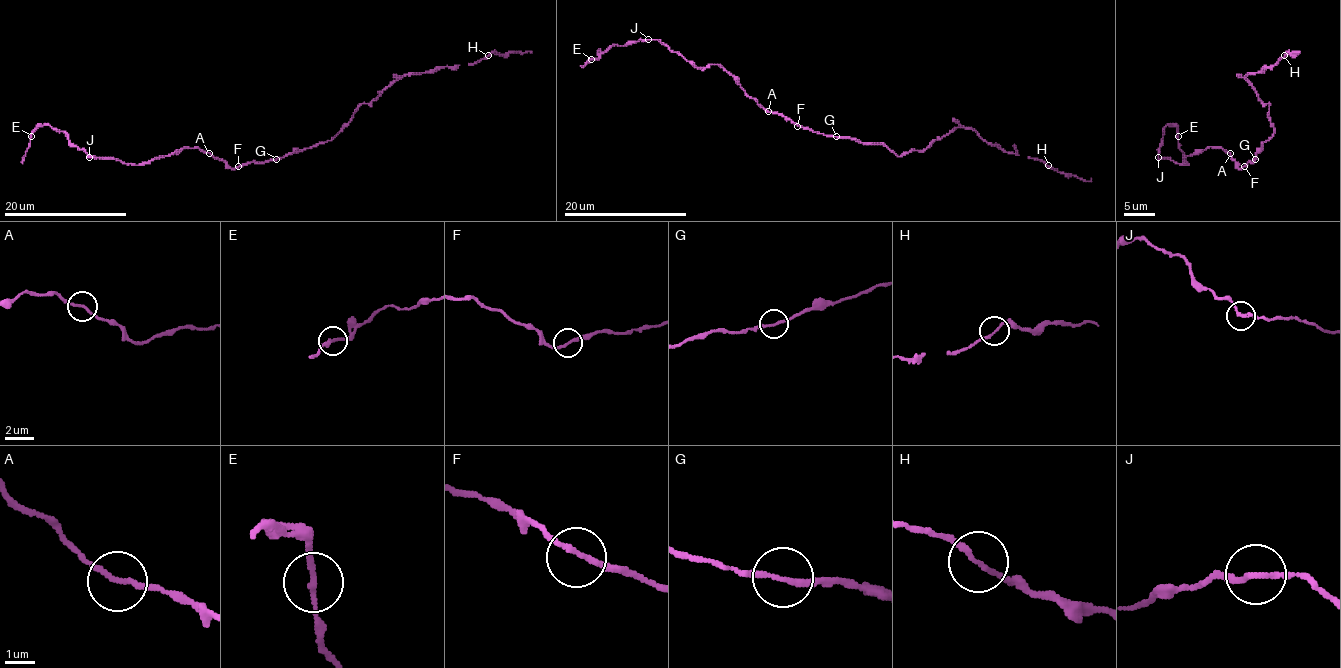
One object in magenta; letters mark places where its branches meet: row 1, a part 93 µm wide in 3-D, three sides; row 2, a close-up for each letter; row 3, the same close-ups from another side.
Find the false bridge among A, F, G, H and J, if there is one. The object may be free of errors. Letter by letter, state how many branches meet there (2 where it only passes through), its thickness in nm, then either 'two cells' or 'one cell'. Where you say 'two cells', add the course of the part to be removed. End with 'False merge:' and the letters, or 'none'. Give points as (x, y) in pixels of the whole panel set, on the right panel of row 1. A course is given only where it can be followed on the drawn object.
A: branches 2; calibre 160 nm; one cell
F: branches 2; calibre 170 nm; one cell
G: branches 2; calibre 170 nm; one cell
H: branches 2; calibre 150 nm; one cell
J: branches 2; calibre 170 nm; one cell
False merge: none

